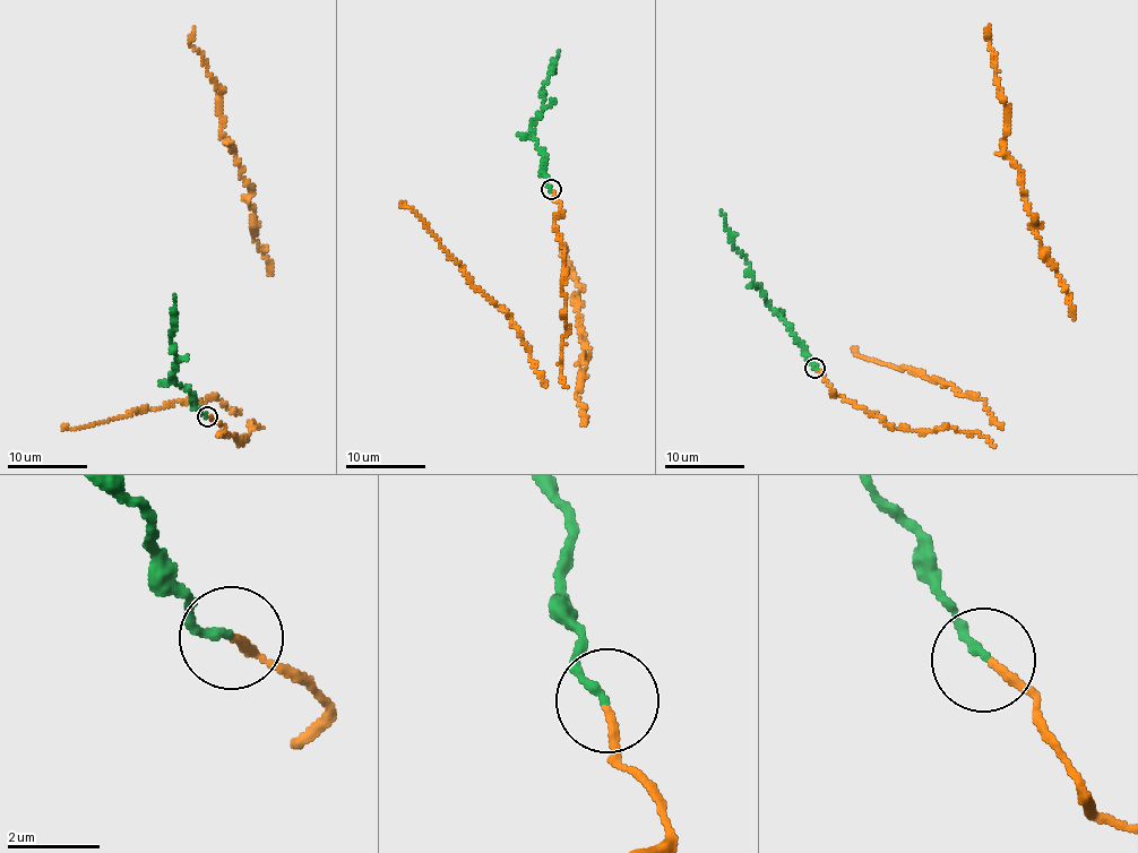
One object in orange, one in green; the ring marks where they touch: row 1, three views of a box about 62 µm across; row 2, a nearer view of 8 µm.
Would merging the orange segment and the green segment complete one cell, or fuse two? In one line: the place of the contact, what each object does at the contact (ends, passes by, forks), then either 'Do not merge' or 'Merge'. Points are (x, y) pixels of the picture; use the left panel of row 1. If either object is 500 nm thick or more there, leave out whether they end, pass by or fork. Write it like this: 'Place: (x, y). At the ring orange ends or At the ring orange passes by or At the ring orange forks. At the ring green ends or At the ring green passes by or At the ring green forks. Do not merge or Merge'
Place: (207, 416). At the ring orange ends. At the ring green ends. Merge

